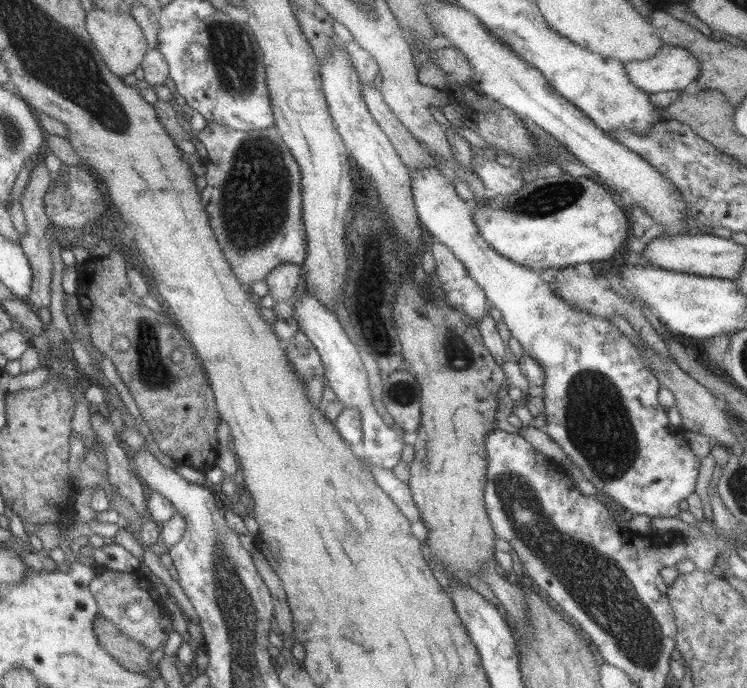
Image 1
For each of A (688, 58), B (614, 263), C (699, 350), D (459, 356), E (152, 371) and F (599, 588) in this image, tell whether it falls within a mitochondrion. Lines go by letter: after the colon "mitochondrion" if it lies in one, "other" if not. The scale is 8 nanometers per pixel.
A: other
B: other
C: other
D: mitochondrion
E: mitochondrion
F: mitochondrion

